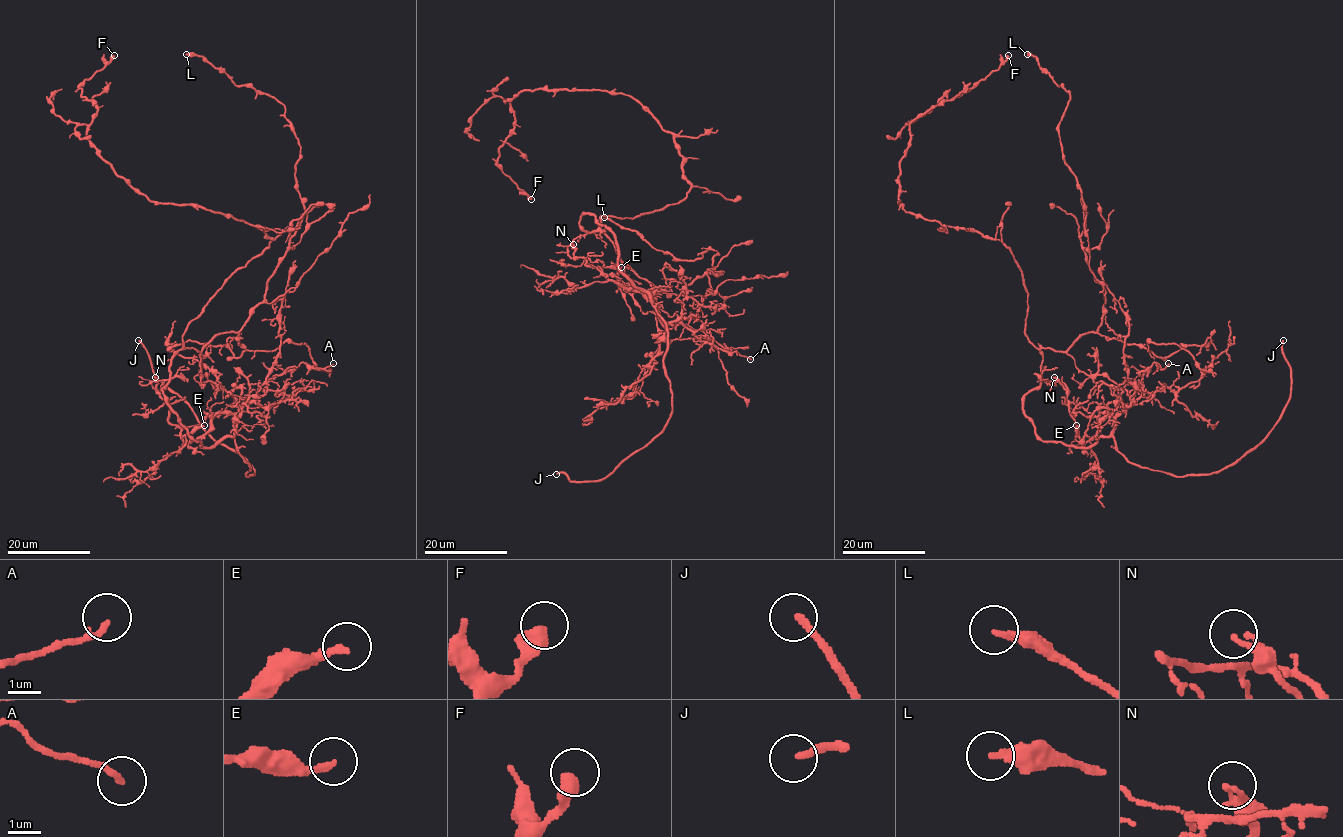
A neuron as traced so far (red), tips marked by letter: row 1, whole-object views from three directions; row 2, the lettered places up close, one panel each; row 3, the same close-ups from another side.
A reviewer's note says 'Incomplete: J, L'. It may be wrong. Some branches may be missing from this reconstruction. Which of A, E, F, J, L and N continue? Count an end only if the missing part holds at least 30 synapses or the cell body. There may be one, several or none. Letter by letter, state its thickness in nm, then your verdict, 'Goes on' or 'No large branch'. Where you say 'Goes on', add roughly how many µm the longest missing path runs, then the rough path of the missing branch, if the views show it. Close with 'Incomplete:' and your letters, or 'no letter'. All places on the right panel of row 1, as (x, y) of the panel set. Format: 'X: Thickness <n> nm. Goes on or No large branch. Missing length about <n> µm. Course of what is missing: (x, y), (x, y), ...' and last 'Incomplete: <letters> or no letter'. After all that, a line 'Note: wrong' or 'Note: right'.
A: Thickness 160 nm. No large branch
E: Thickness 200 nm. Goes on. Missing length about 20 µm. Course of what is missing: (1076, 425), (1061, 405), (1060, 394), (1068, 393)
F: Thickness 550 nm. No large branch
J: Thickness 220 nm. Goes on. Missing length about 30 µm
L: Thickness 320 nm. No large branch
N: Thickness 120 nm. No large branch
Incomplete: E, J
Note: wrong

